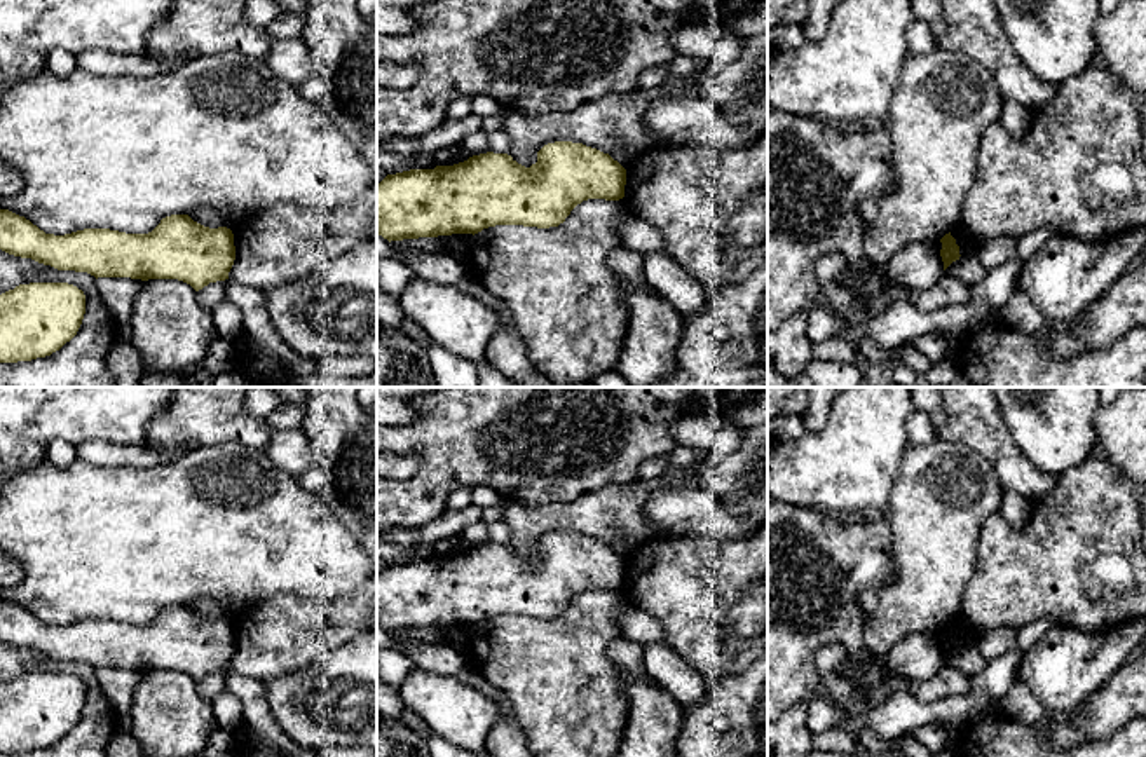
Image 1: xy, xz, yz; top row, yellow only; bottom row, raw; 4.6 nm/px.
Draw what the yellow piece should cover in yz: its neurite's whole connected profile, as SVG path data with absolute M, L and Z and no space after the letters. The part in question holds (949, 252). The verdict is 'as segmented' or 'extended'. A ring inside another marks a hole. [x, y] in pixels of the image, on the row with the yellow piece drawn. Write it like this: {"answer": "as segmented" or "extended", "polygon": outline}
{"answer": "as segmented", "polygon": "M945 234L942 239L942 249L940 249L940 256L944 262L944 270L956 260L959 260L959 246L956 244L956 239L949 234Z"}

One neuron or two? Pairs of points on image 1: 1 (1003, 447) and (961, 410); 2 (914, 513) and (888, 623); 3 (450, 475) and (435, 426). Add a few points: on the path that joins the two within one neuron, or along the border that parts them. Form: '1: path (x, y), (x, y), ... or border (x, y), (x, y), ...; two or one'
1: path (993, 440), (972, 419); one
2: path (914, 541), (914, 595); one
3: path (450, 463), (450, 442), (447, 438); one

